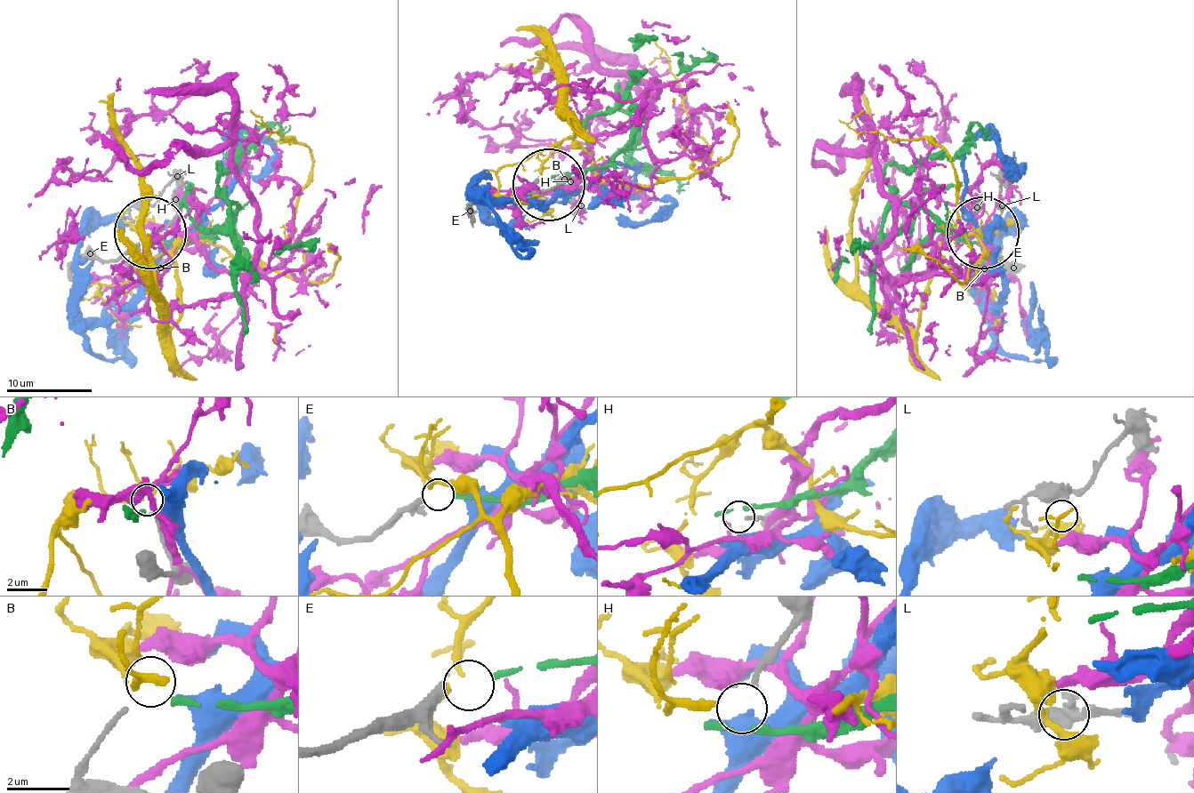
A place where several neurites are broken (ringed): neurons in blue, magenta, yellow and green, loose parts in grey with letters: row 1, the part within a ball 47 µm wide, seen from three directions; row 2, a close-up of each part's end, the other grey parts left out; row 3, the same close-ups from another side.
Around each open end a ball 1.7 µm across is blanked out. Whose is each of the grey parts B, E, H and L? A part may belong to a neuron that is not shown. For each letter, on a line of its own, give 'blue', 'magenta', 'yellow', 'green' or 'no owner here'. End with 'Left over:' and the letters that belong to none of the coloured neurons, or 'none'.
B: no owner here
E: green
H: no owner here
L: yellow
Left over: B, H

